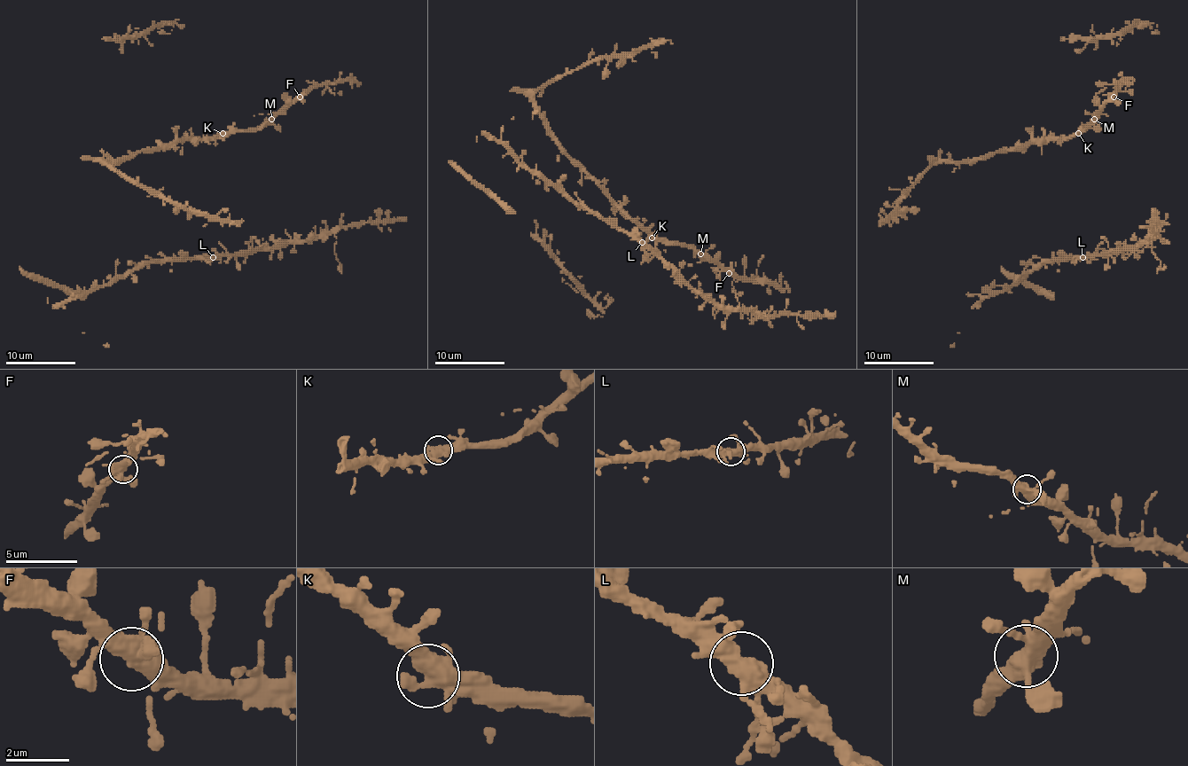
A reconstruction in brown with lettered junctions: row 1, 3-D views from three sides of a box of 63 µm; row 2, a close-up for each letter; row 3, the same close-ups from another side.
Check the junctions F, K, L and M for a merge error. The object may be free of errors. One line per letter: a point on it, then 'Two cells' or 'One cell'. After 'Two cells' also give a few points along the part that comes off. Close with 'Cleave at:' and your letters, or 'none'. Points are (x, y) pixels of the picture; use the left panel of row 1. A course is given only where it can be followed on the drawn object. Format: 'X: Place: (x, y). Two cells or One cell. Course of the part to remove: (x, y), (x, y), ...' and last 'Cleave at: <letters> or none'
F: Place: (300, 97). One cell
K: Place: (222, 133). One cell
L: Place: (213, 257). One cell
M: Place: (271, 119). One cell
Cleave at: none

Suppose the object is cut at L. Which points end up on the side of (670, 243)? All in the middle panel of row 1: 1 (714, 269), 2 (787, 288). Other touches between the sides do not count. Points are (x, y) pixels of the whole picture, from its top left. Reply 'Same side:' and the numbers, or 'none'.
Same side: 1, 2

